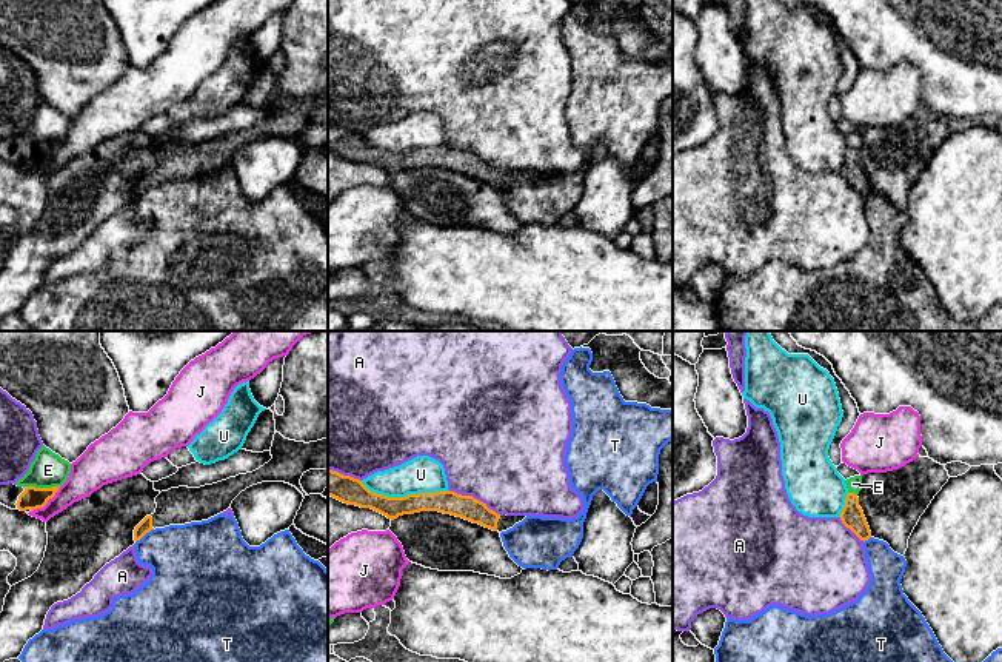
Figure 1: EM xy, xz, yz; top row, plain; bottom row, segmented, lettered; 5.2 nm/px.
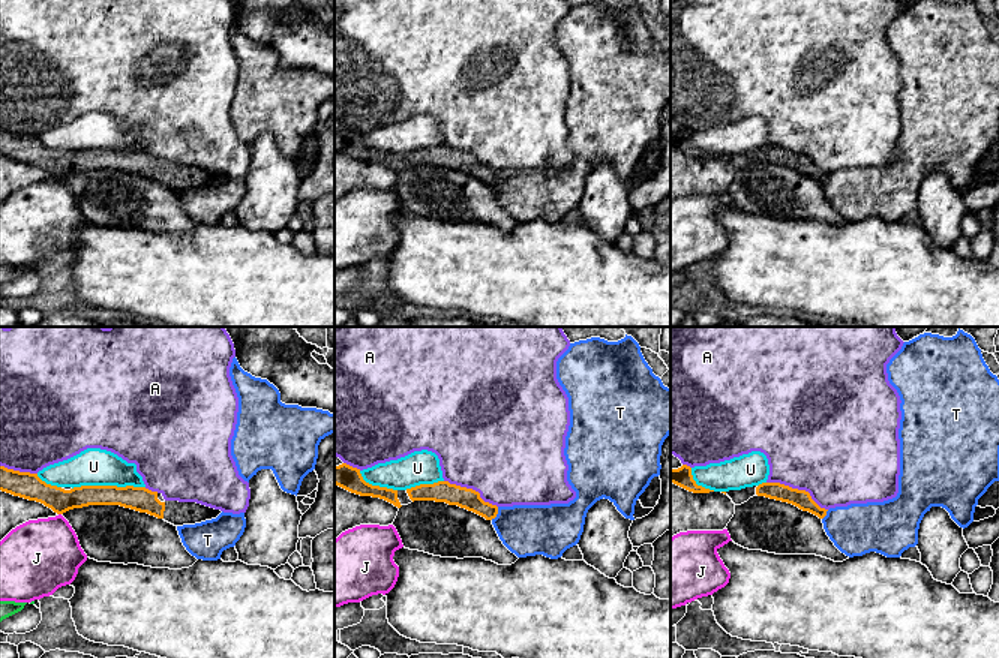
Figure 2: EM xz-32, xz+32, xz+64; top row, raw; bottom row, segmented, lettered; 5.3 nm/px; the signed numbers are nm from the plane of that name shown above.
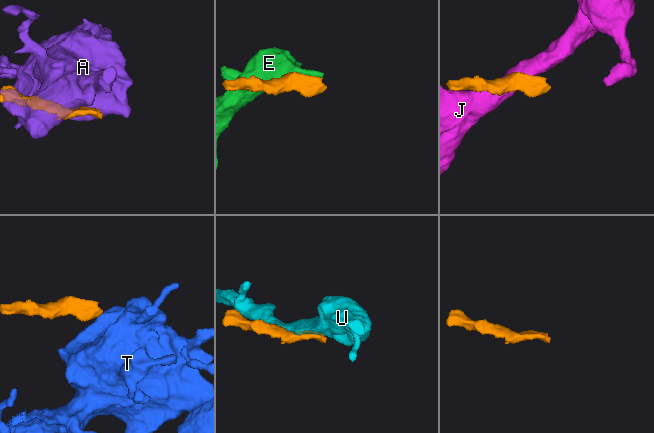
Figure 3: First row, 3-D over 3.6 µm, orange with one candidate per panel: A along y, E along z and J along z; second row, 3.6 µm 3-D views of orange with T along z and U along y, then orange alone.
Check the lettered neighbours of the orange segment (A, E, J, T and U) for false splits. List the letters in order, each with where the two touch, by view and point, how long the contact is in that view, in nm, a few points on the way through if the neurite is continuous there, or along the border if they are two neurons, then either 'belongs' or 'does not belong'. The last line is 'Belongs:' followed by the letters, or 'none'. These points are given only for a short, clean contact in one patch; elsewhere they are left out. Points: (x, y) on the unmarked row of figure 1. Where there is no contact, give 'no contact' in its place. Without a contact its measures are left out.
A: contact xz (476, 154); length 300 nm; does not belong
E: contact xy (40, 143); length 190 nm; does not belong
J: contact xy (46, 157); length 200 nm; border xy (60, 142), (42, 162), (31, 167); does not belong
T: contact xy (143, 190); length 120 nm; border xy (153, 183), (136, 197); does not belong
U: contact xz (405, 151); length 460 nm; does not belong
Belongs: none

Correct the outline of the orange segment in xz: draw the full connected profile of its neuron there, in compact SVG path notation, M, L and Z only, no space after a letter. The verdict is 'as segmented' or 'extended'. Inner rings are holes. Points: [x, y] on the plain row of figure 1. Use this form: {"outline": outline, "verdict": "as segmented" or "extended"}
{"outline": "M328 125L328 151L360 163L371 163L394 176L403 169L420 166L439 166L479 179L493 186L506 186L526 171L497 169L486 159L473 151L462 151L454 146L419 148L405 152L388 152L369 146L362 135Z", "verdict": "extended"}

